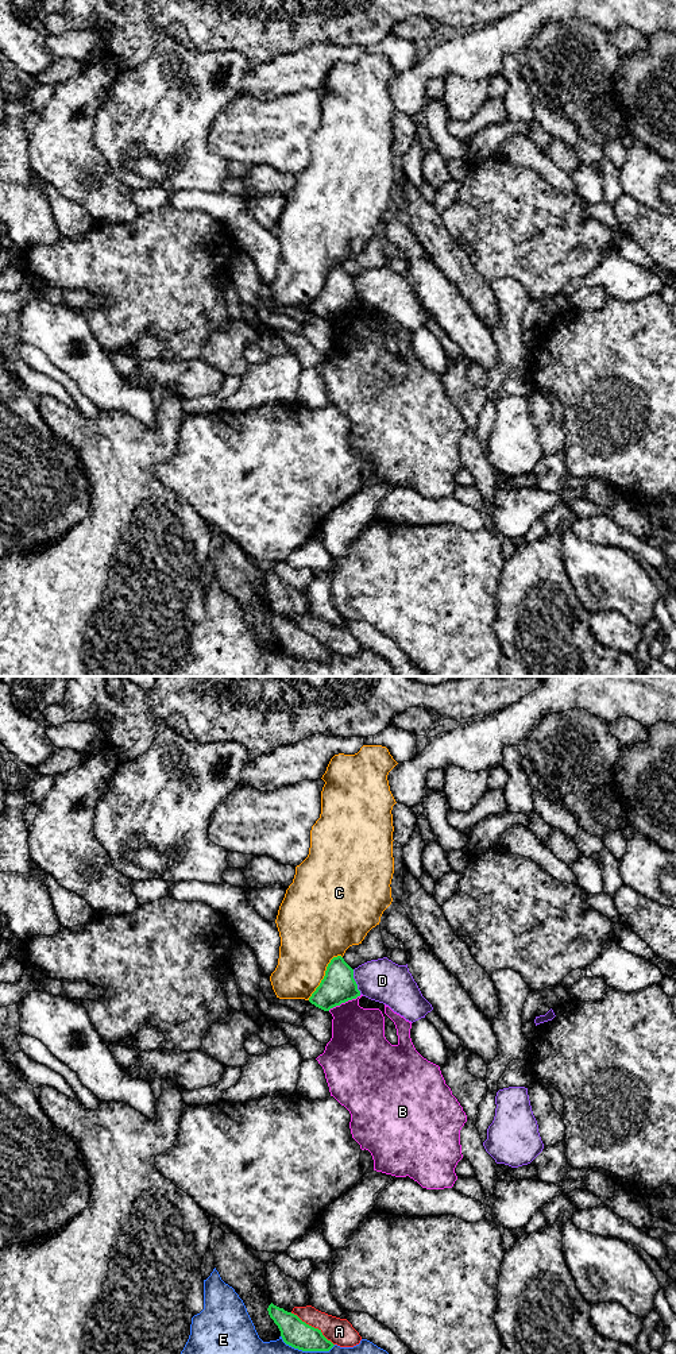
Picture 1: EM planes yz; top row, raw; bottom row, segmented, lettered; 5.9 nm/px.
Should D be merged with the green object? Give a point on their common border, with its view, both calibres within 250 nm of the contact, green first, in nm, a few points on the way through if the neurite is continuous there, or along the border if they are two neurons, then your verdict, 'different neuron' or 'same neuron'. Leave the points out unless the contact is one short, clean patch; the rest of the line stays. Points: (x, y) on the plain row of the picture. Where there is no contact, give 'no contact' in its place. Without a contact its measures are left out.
contact yz (355, 290); calibres 200 and 260 nm; border yz (352, 278), (352, 286), (360, 303); different neuron

